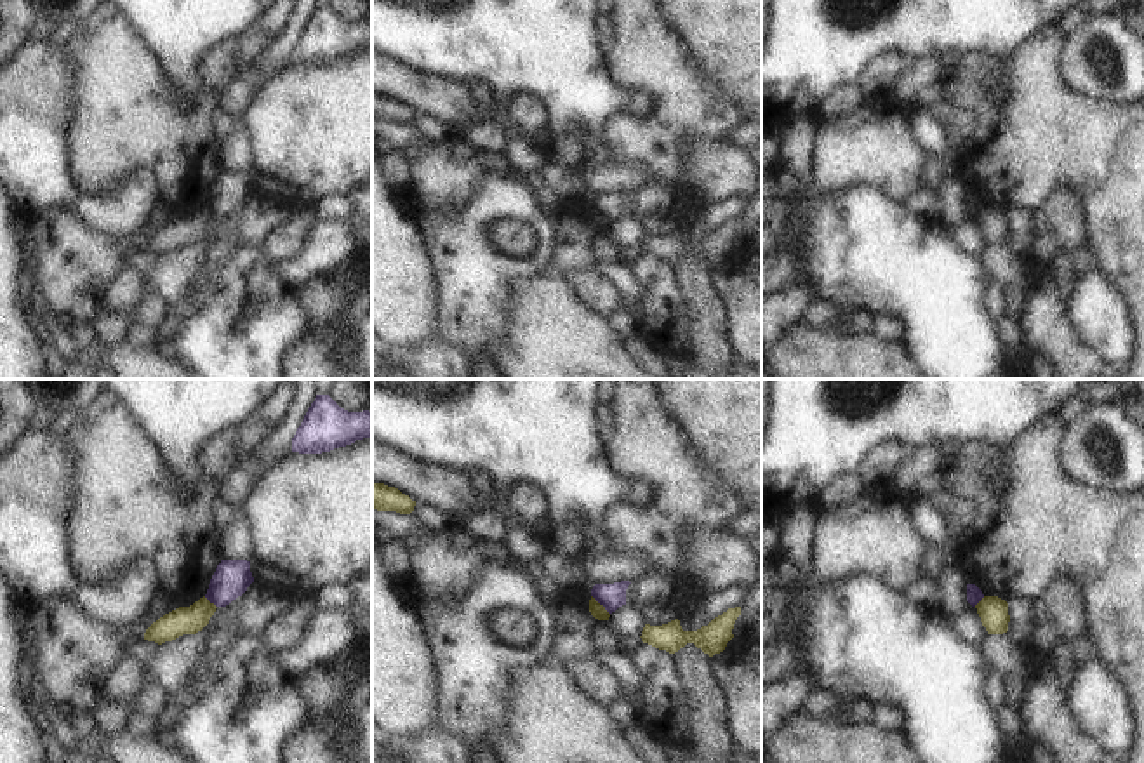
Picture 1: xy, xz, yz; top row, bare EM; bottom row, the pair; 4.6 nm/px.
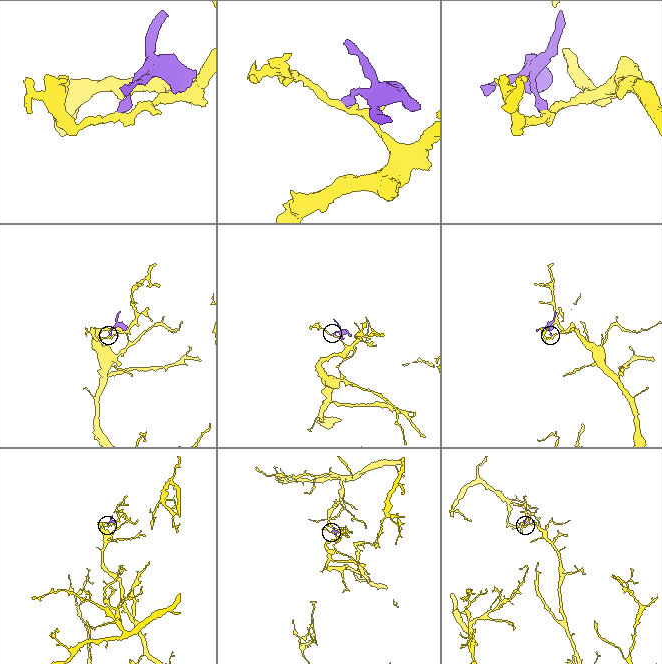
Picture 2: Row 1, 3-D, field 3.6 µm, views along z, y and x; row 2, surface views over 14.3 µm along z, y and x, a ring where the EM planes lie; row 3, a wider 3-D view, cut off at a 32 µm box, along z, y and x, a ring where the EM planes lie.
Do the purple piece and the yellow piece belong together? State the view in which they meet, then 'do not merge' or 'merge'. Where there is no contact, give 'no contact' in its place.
meets purple in xz; do not merge

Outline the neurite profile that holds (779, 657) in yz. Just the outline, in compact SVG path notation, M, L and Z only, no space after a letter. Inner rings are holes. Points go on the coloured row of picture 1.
M800 582L793 584L793 596L784 608L784 629L762 648L762 685L791 676L801 657L798 643L801 636L801 620L805 615L800 601Z

